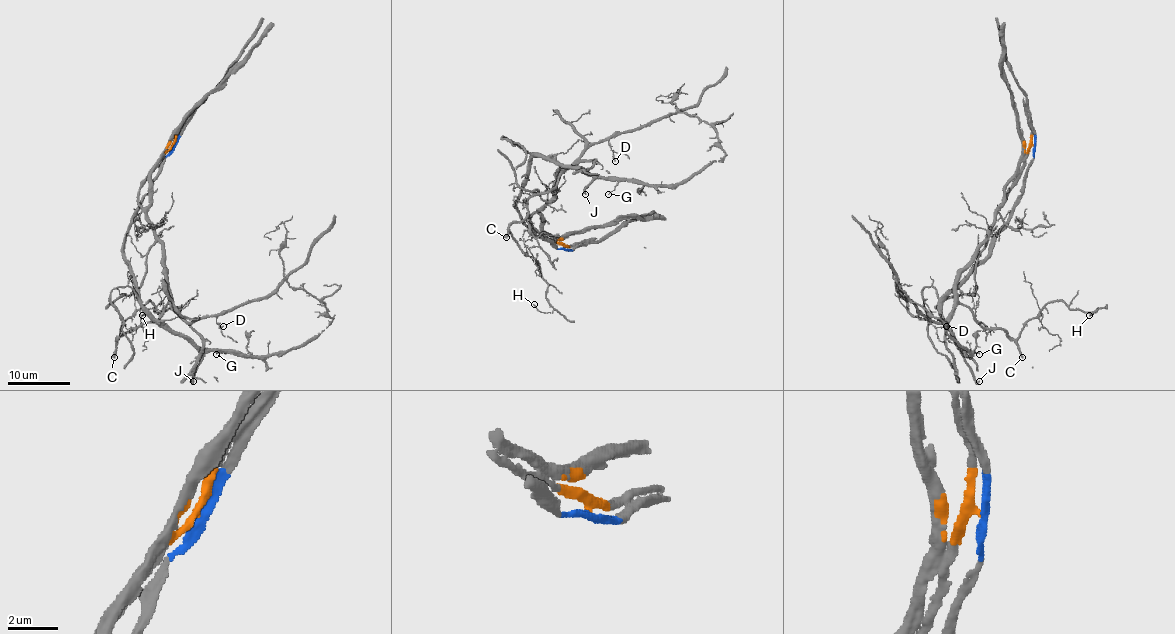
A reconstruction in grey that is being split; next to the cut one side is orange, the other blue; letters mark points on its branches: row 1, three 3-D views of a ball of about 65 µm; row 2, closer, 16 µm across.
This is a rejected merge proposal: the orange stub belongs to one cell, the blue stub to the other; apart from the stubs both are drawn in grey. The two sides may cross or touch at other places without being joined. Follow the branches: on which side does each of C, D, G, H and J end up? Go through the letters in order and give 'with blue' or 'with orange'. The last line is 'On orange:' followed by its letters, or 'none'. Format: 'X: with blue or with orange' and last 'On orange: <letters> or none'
C: with orange
D: with orange
G: with blue
H: with orange
J: with blue
On orange: C, D, H

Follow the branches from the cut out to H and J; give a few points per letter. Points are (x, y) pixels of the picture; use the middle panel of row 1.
H: (564, 249), (543, 229), (539, 211), (553, 197), (561, 171), (510, 227), (539, 267), (553, 309), (533, 305)
J: (564, 249), (543, 239), (516, 210), (529, 162), (533, 157), (547, 157), (586, 171), (592, 179), (584, 194)

